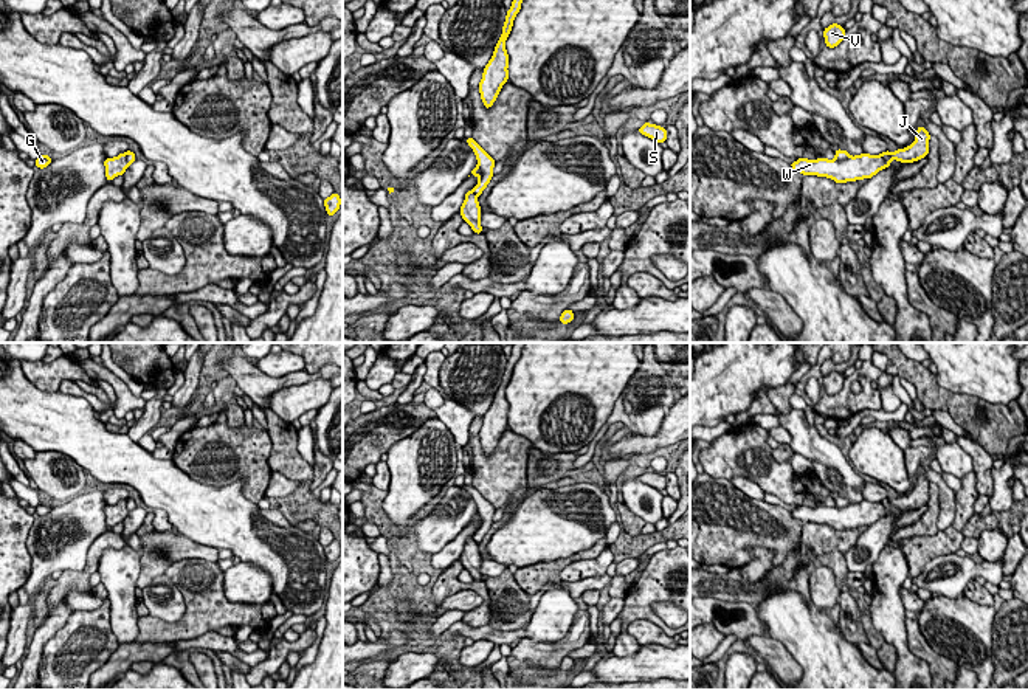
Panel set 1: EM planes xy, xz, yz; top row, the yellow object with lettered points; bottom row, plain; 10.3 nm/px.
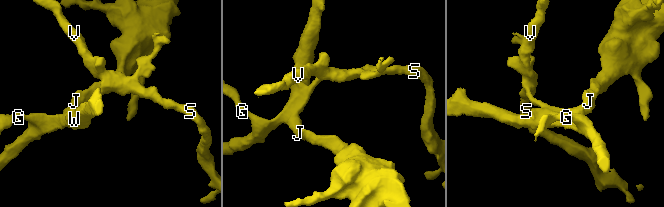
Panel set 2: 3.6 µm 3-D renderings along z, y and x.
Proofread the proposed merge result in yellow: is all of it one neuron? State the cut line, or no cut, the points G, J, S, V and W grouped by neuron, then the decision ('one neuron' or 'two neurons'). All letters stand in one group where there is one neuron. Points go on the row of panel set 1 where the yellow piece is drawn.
cut xz (472, 191), (476, 197); groups G J W / S V; two neurons

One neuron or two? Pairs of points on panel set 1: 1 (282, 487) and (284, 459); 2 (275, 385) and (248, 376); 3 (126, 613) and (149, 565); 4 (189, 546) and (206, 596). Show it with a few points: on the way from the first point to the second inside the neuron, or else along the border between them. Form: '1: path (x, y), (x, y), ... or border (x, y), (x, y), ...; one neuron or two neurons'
1: border (272, 470), (300, 481); two neurons
2: path (269, 385), (258, 385), (255, 382); one neuron
3: border (141, 552), (141, 569), (135, 586); two neurons
4: border (216, 562), (180, 558), (174, 563); two neurons

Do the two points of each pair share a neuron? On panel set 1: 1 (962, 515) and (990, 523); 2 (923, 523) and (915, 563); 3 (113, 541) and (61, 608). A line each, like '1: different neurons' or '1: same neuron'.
1: different neurons
2: different neurons
3: same neuron

